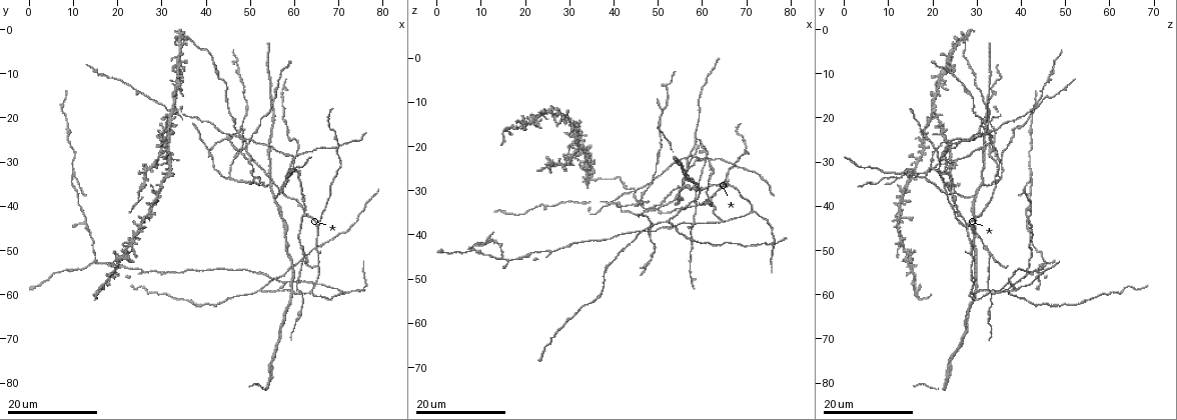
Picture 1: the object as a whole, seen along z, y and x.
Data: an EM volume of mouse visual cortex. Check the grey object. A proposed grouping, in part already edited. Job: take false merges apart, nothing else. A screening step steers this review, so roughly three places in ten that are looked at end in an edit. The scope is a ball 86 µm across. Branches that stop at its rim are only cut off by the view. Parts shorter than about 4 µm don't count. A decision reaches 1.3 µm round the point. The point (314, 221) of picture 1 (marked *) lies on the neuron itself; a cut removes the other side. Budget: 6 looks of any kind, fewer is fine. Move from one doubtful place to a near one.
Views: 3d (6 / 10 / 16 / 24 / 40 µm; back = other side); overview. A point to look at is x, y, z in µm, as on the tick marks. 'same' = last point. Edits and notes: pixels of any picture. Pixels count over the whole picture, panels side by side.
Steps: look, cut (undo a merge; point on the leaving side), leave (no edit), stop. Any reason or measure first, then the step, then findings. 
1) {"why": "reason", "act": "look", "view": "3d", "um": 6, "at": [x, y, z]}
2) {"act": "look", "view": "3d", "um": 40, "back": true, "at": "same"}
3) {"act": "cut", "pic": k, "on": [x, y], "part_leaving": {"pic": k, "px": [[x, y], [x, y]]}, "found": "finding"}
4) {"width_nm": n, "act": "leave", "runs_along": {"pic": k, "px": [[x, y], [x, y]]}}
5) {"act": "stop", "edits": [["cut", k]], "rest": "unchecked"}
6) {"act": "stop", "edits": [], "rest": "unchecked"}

{"why": "small branch off a trunk", "act": "look", "view": "3d", "um": 24, "at": [40.5, 27.5, 33.0]}

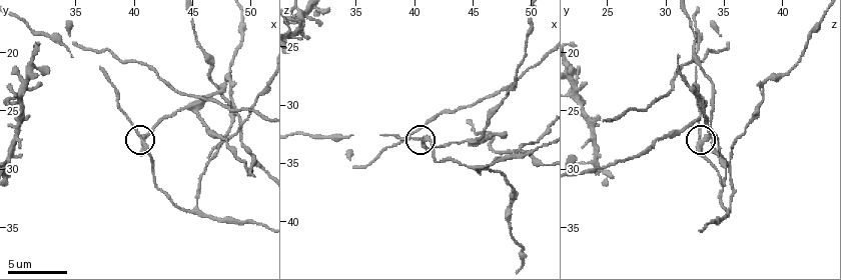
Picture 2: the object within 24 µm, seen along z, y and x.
{"act": "look", "view": "3d", "um": 6, "at": [40.6, 27.4, 33.6]}

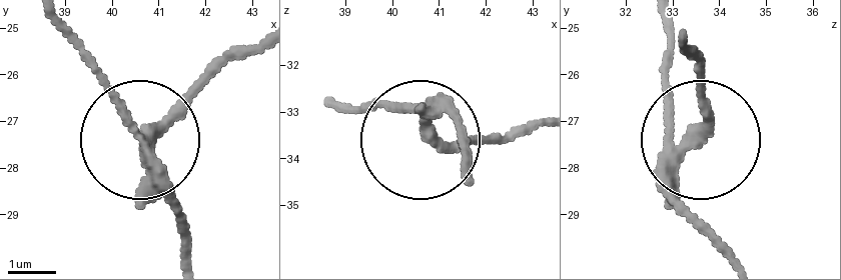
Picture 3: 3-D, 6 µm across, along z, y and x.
{"side_arm_um": 8, "act": "cut", "pic": 3, "on": [177, 112], "part_leaving": {"pic": 3, "px": [[150, 171], [162, 127], [222, 67], [258, 52]]}, "found": "two neurons meet here"}

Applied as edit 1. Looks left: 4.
{"why": "side arm on a straight run", "act": "look", "view": "3d", "um": 16, "at": [46.4, 29.4, 35.2]}

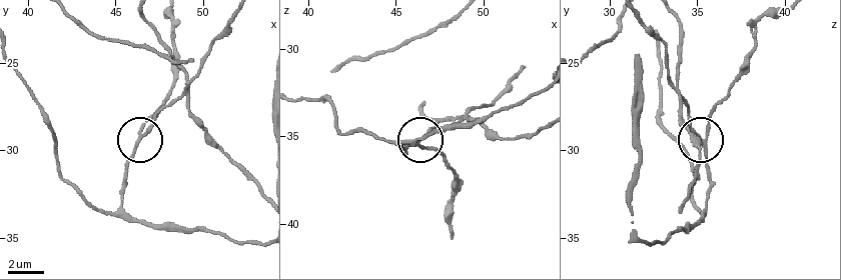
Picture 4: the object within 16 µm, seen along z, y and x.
{"act": "look", "view": "3d", "um": 6, "at": [46.3, 29.5, 35.4]}

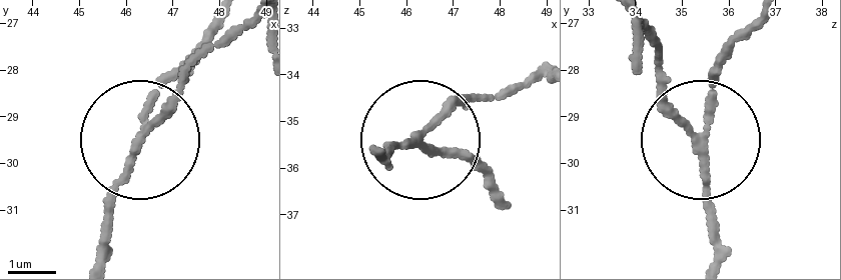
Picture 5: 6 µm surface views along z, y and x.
{"width_nm": 140, "act": "cut", "pic": 5, "on": [162, 74], "part_leaving": {"pic": 5, "px": [[135, 145], [151, 89], [219, 17]]}, "found": "two neurons meet here"}

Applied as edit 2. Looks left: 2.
{"act": "stop", "edits": [["cut", 3], ["cut", 5]], "rest": "unchecked"}

